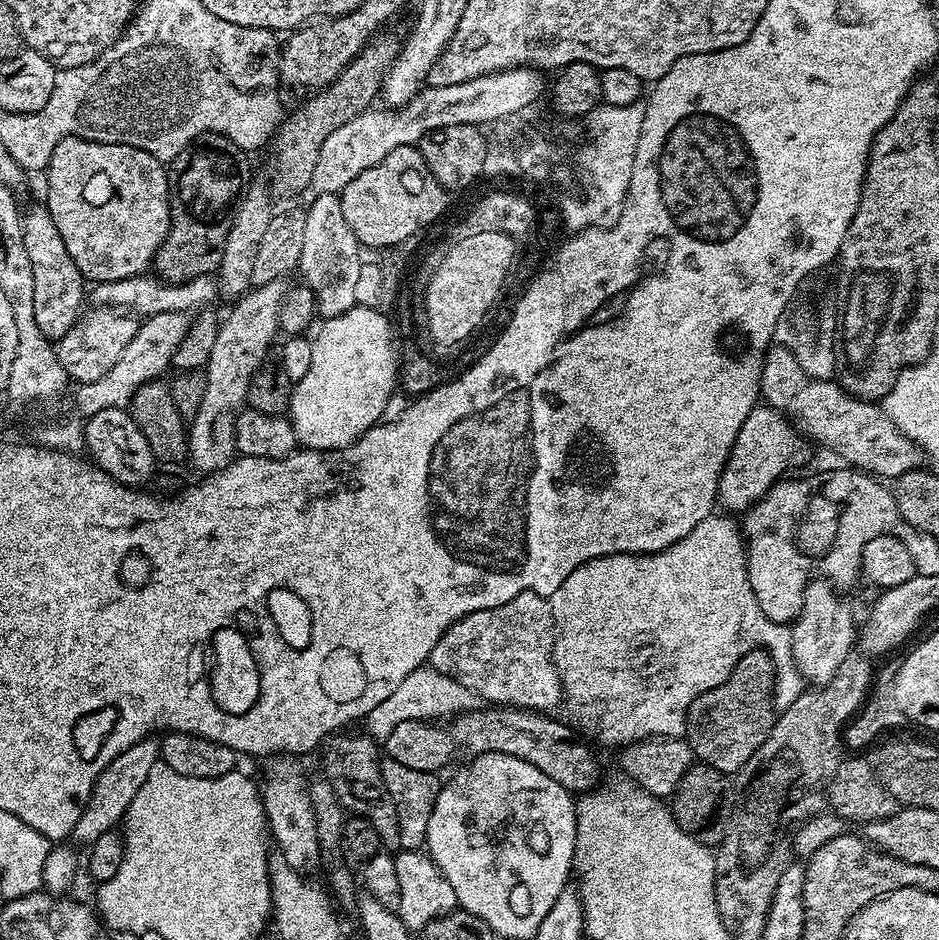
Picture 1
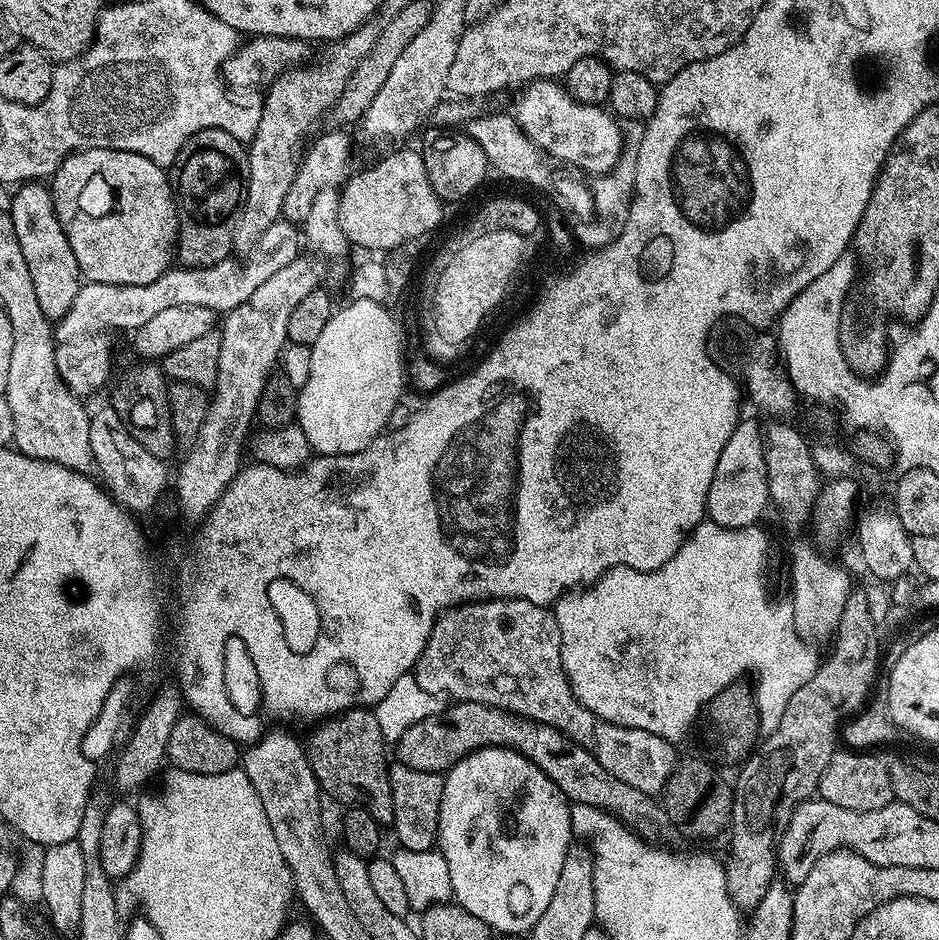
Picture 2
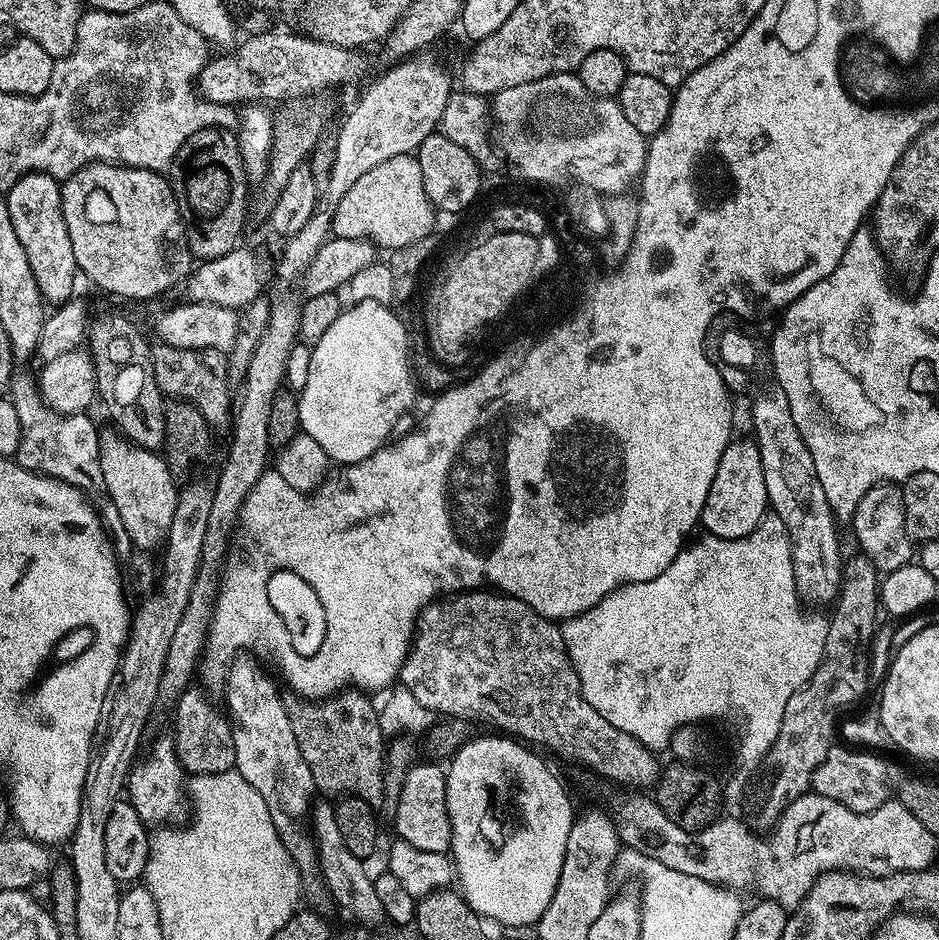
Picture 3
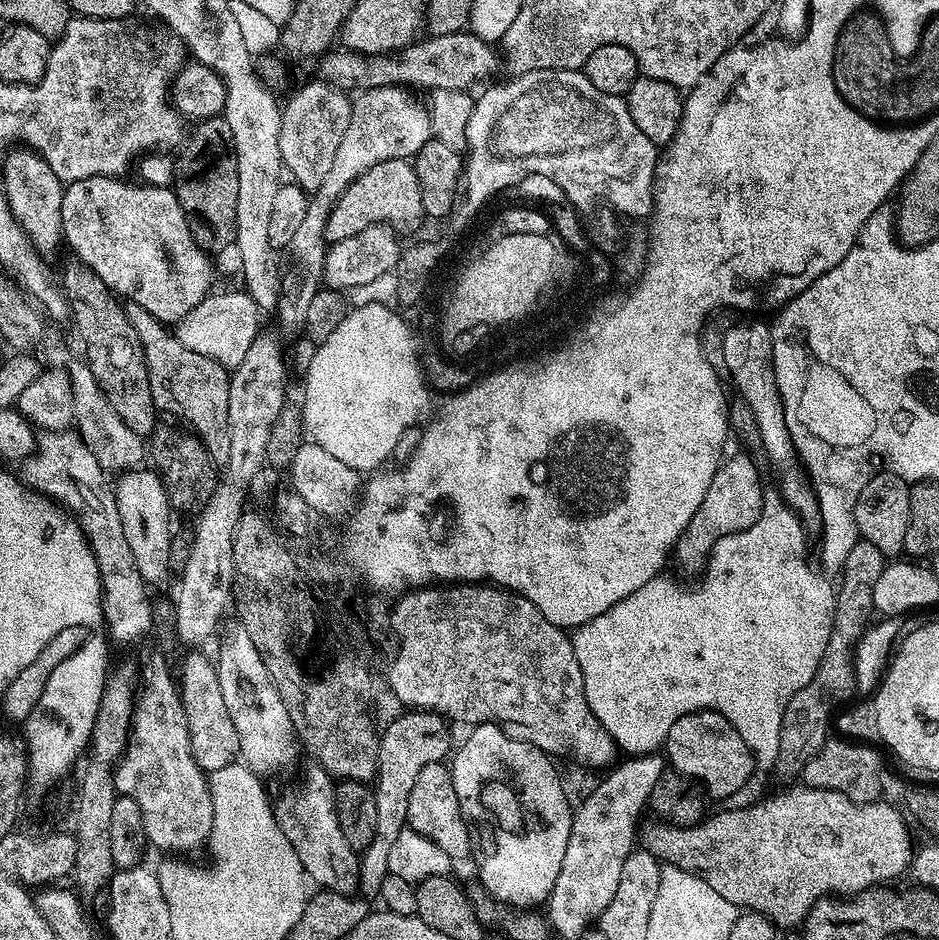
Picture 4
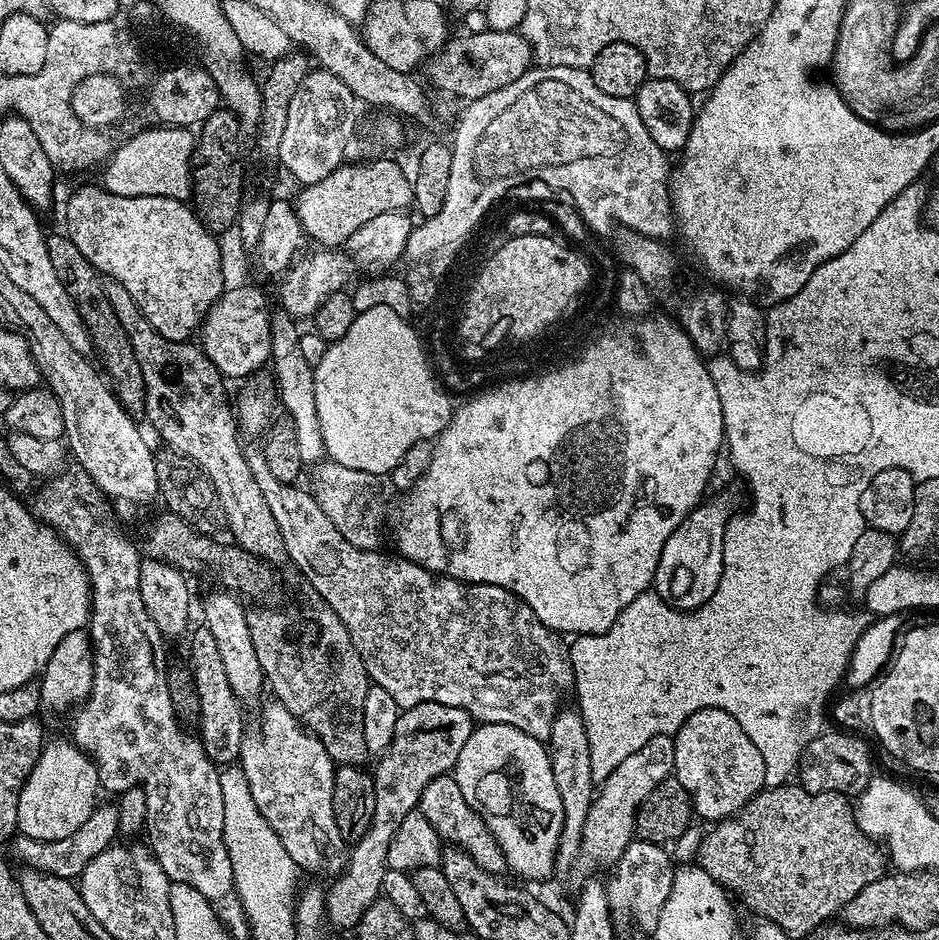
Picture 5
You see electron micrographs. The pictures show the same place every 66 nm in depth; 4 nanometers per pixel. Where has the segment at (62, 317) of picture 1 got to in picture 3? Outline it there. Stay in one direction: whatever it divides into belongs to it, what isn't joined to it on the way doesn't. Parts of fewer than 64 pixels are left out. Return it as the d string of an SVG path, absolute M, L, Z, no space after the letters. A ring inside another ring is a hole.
M28 172L18 177L14 186L6 193L14 233L26 252L41 297L52 306L59 306L73 299L76 276L78 280L74 246L70 242L70 230L66 230L66 218L62 214L61 187L61 181L50 174Z

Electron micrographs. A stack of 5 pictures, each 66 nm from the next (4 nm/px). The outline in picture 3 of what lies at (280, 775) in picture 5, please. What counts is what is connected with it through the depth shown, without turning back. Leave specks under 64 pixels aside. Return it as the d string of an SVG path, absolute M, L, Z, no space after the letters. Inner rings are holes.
M317 803L310 813L310 832L314 837L316 844L316 857L320 863L319 879L323 880L325 888L328 889L328 895L340 908L345 908L350 915L362 923L368 924L371 920L385 919L382 910L382 901L378 898L378 890L376 889L375 879L366 869L365 861L354 858L354 854L350 854L350 849L342 843L342 834L338 830L338 822L336 821L336 810L331 803Z

